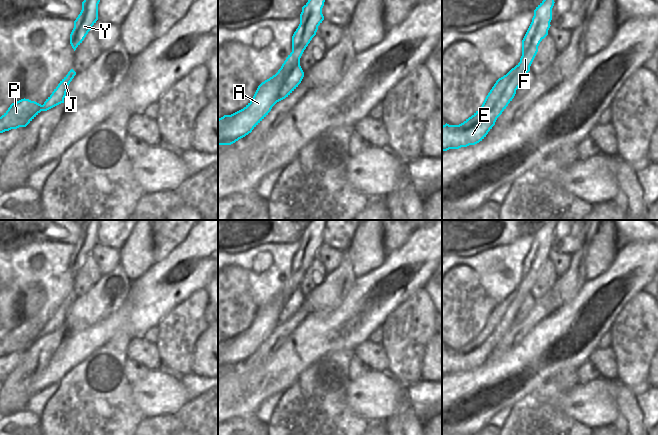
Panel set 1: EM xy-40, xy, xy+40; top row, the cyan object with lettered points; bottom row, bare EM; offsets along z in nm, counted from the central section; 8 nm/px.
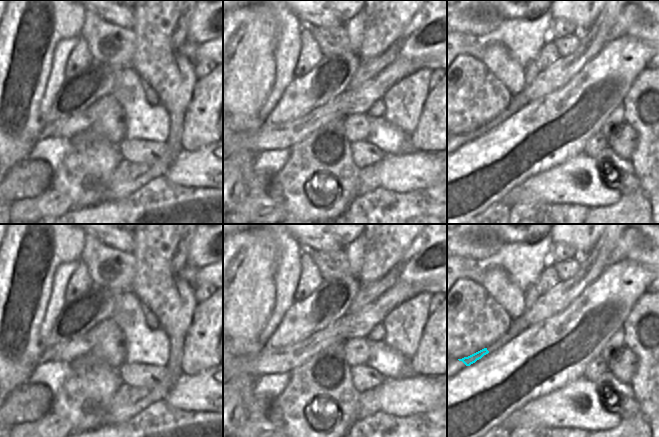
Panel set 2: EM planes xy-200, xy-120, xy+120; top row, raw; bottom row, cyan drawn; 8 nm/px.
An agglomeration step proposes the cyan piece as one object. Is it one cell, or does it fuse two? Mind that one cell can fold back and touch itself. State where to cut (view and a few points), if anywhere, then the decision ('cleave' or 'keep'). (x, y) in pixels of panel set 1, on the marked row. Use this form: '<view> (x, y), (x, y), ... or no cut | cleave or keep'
no cut | keep

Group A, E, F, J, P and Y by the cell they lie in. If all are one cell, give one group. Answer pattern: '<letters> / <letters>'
A E F J P Y

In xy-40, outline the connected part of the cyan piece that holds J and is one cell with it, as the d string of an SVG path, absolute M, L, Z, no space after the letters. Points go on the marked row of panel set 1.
M71 69L43 105L25 98L12 103L0 117L0 133L19 127L26 127L41 111L47 111L64 103L68 86L75 75L76 72Z

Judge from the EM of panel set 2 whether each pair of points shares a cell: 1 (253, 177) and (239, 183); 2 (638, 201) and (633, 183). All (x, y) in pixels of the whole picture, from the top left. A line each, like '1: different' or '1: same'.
1: different
2: different

